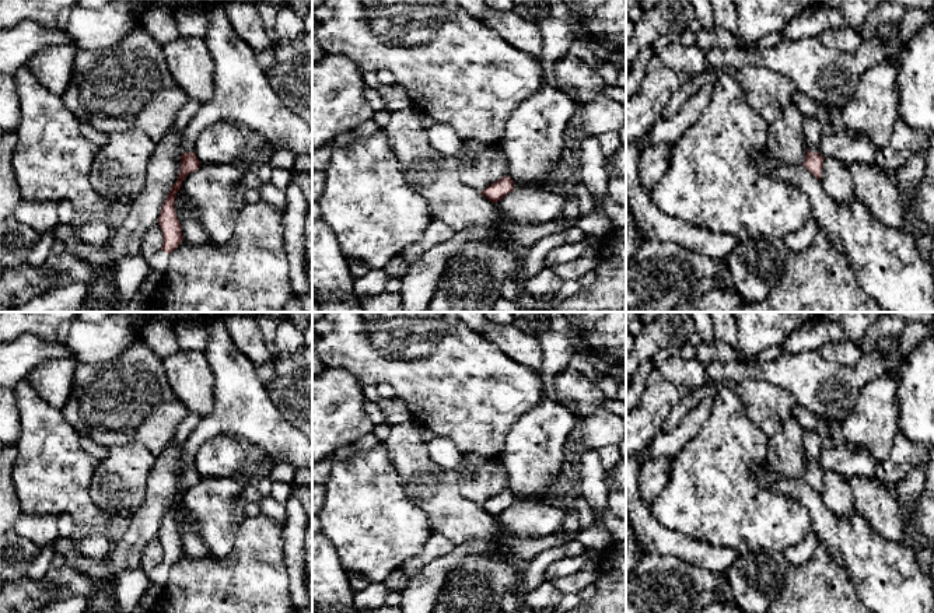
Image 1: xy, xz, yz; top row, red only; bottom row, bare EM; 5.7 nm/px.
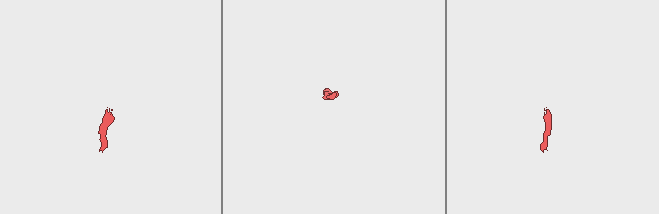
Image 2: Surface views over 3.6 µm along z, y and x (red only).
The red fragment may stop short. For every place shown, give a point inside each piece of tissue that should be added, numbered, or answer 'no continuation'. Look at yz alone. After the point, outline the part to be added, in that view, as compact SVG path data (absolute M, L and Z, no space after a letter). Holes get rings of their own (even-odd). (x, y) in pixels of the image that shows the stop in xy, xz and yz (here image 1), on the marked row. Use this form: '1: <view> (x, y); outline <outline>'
1: yz (812, 128); outline M802 118L805 143L811 153L818 151L818 141L823 133L823 127L825 125L819 120L819 118Z

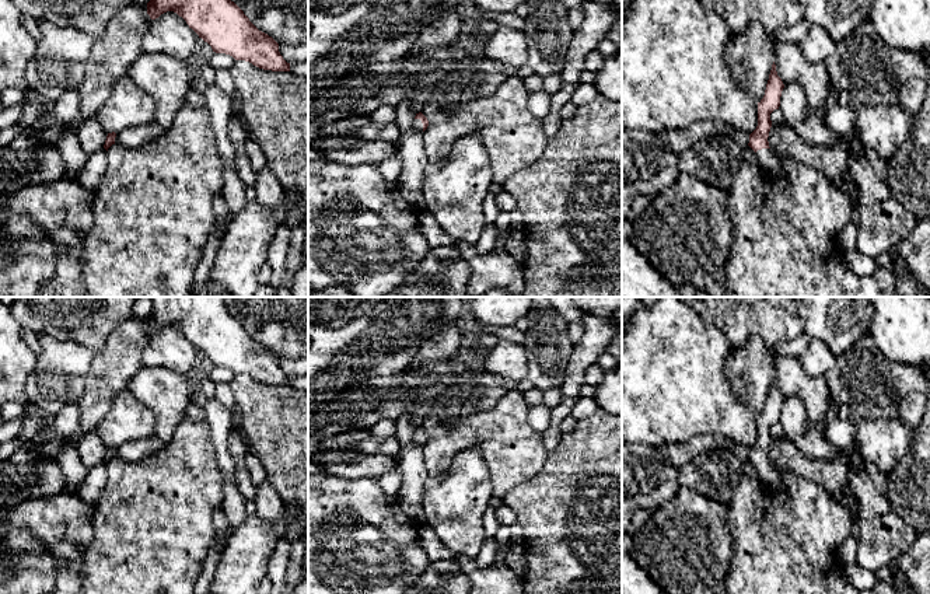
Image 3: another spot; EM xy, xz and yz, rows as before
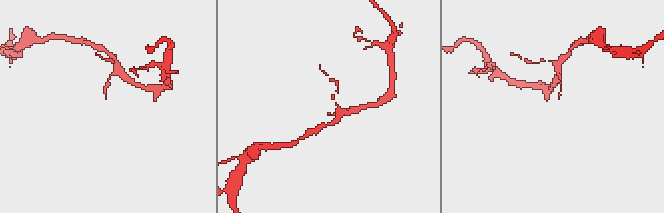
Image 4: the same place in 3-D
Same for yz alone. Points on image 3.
1: yz (766, 157); outline M762 148L756 151L756 156L762 165L773 172L775 177L780 175L780 163L775 157L770 148Z

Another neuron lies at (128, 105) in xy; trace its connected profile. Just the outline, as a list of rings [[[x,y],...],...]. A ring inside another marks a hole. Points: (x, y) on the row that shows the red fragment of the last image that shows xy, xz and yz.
[[[125,74],[98,109],[97,119],[108,133],[147,125],[154,120],[154,101]]]

